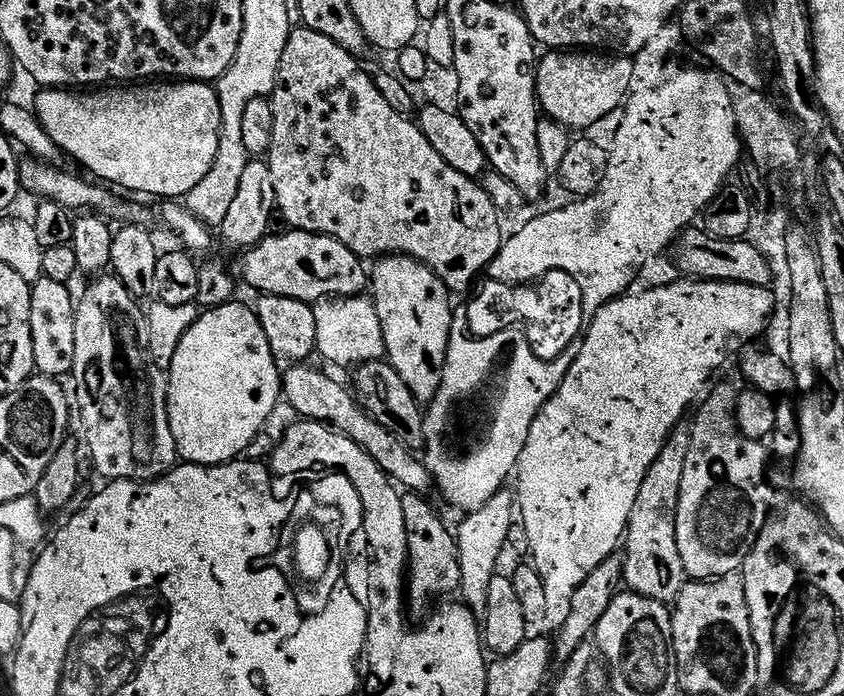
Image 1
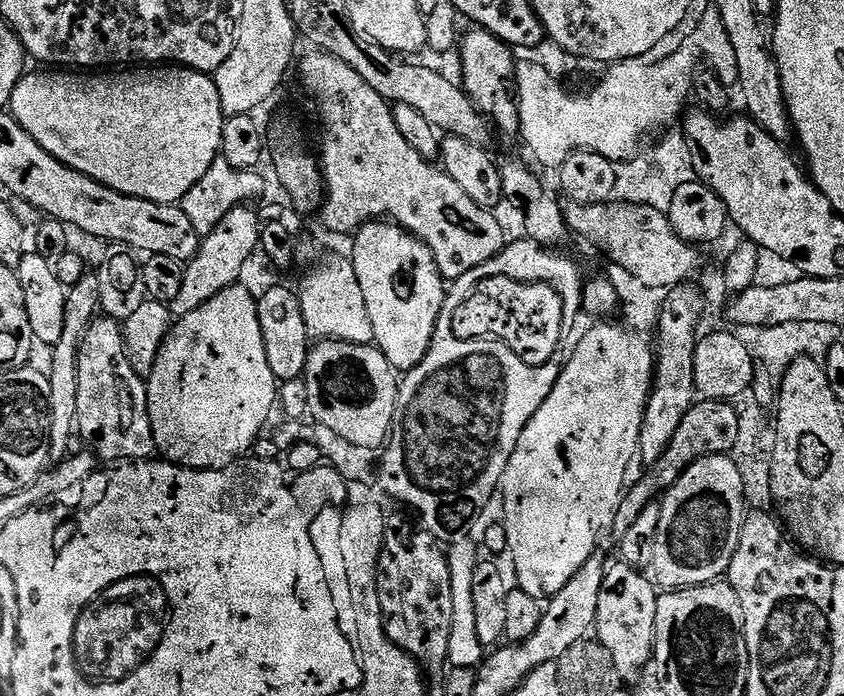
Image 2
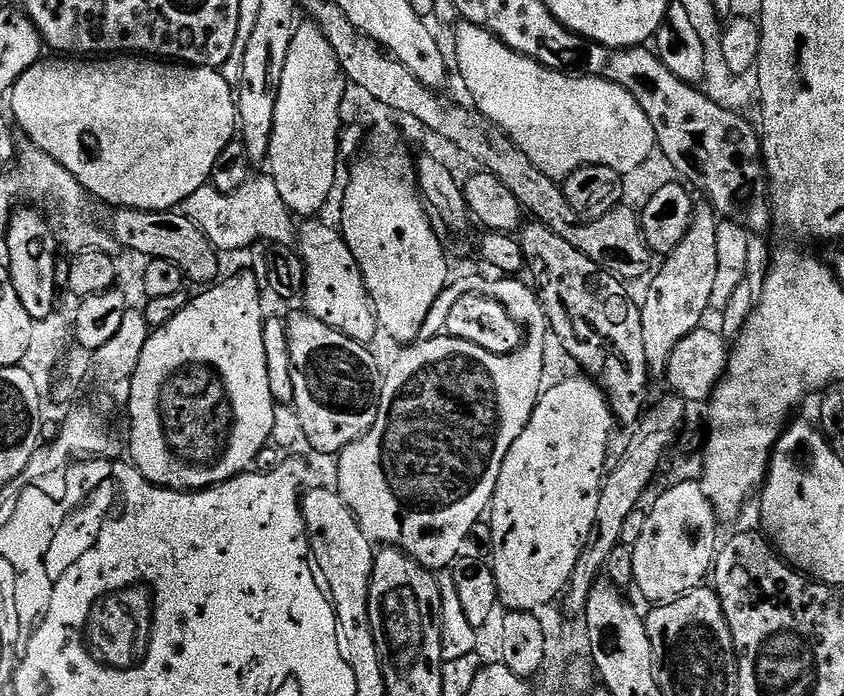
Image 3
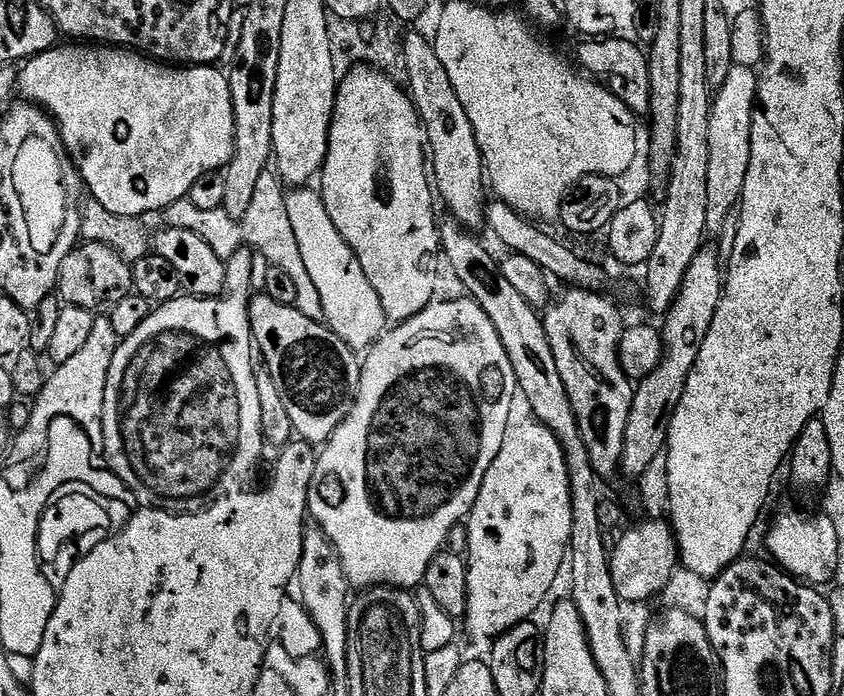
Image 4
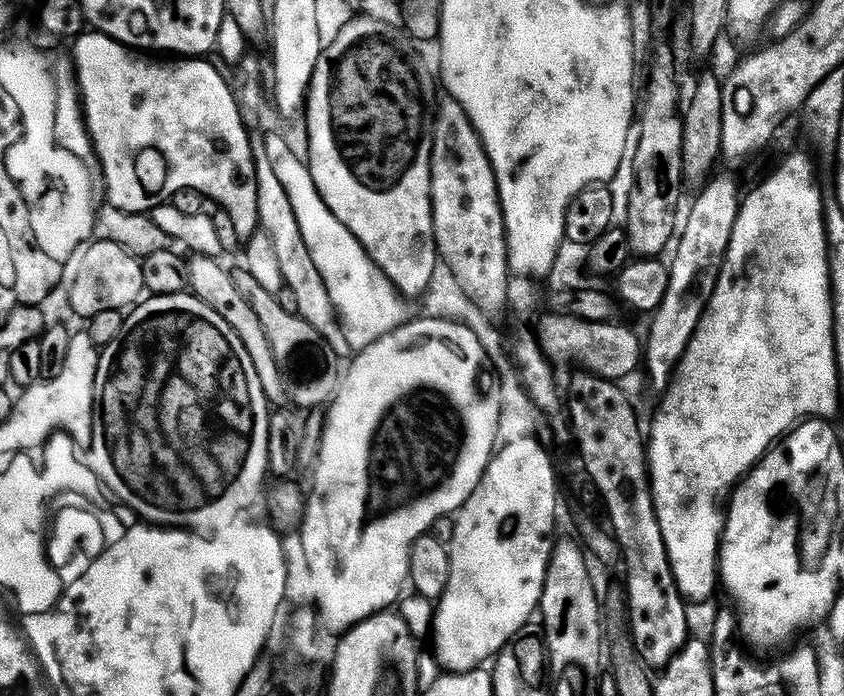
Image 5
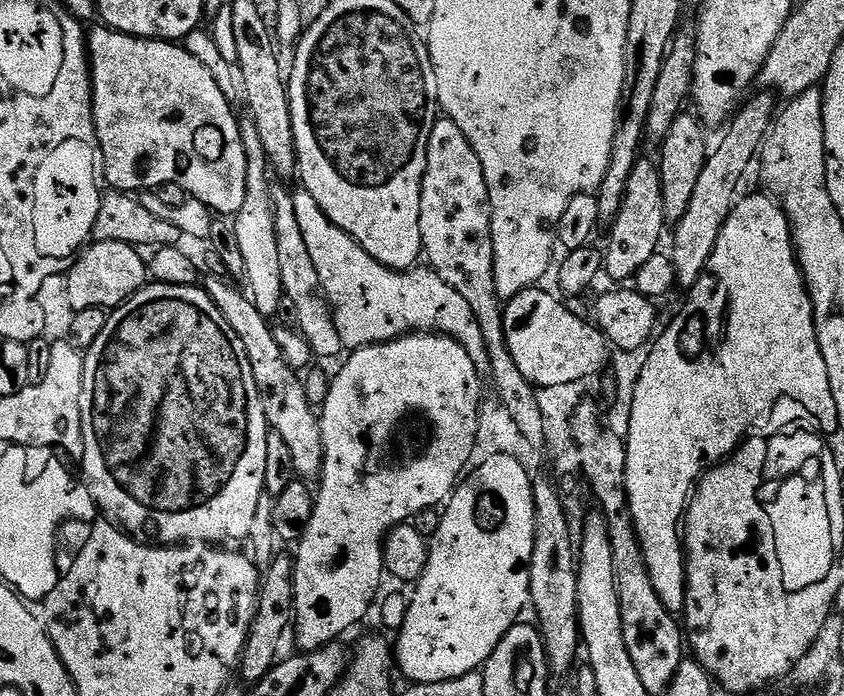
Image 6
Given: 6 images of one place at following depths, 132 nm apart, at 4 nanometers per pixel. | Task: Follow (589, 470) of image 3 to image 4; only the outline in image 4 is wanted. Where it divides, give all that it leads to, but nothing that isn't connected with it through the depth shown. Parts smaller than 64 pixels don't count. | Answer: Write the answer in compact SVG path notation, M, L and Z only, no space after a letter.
M539 422L532 424L520 424L509 427L505 434L505 440L502 442L502 450L498 450L498 458L486 470L486 478L482 482L482 490L474 502L471 512L466 517L468 524L468 552L466 551L466 563L468 566L468 614L466 625L468 632L472 636L477 636L480 640L491 641L493 638L500 637L510 631L516 624L524 621L531 621L534 614L540 608L540 603L548 596L548 591L552 587L557 587L557 576L562 566L563 555L568 552L568 543L572 537L572 499L570 498L570 478L568 477L568 467L562 446L558 438L546 425Z

